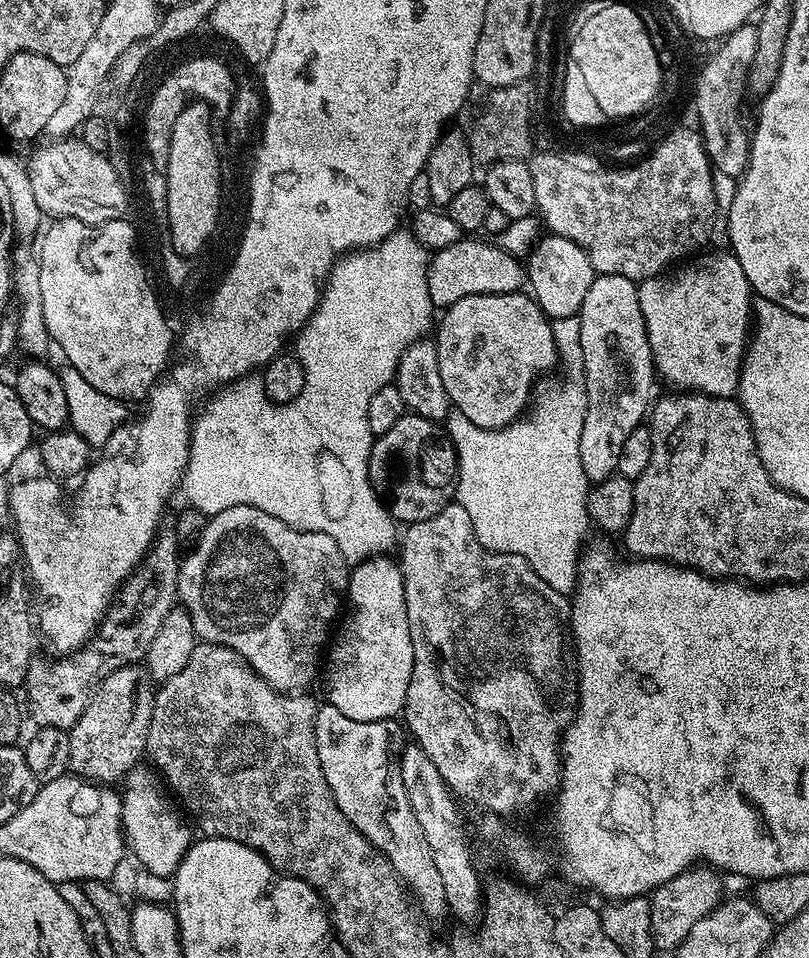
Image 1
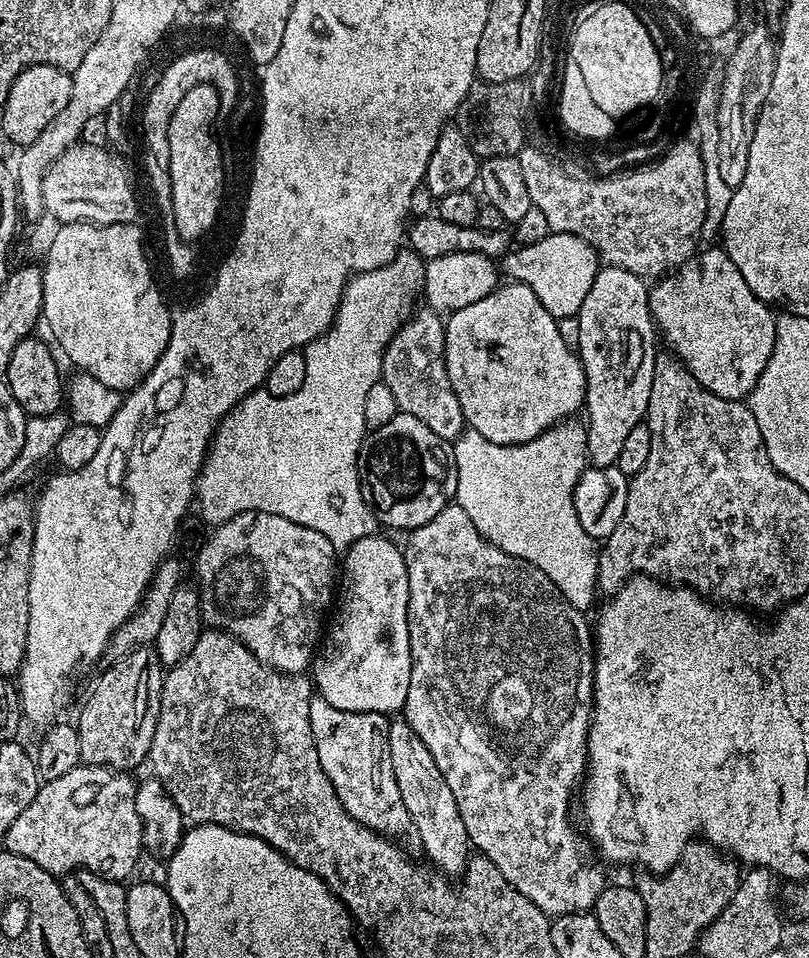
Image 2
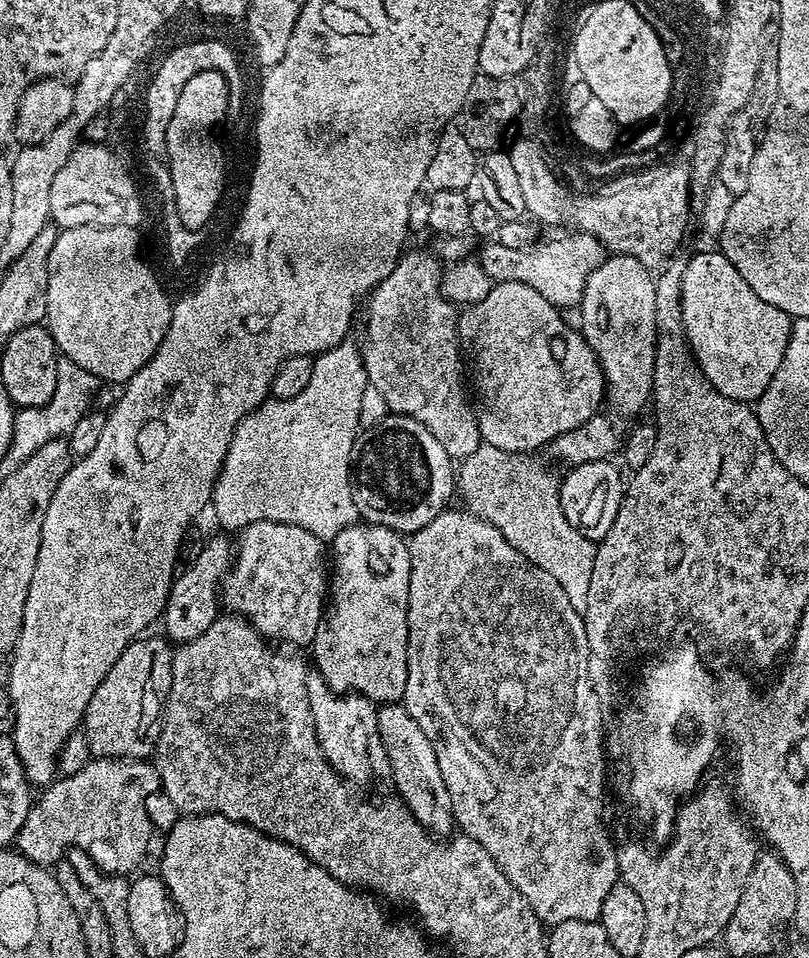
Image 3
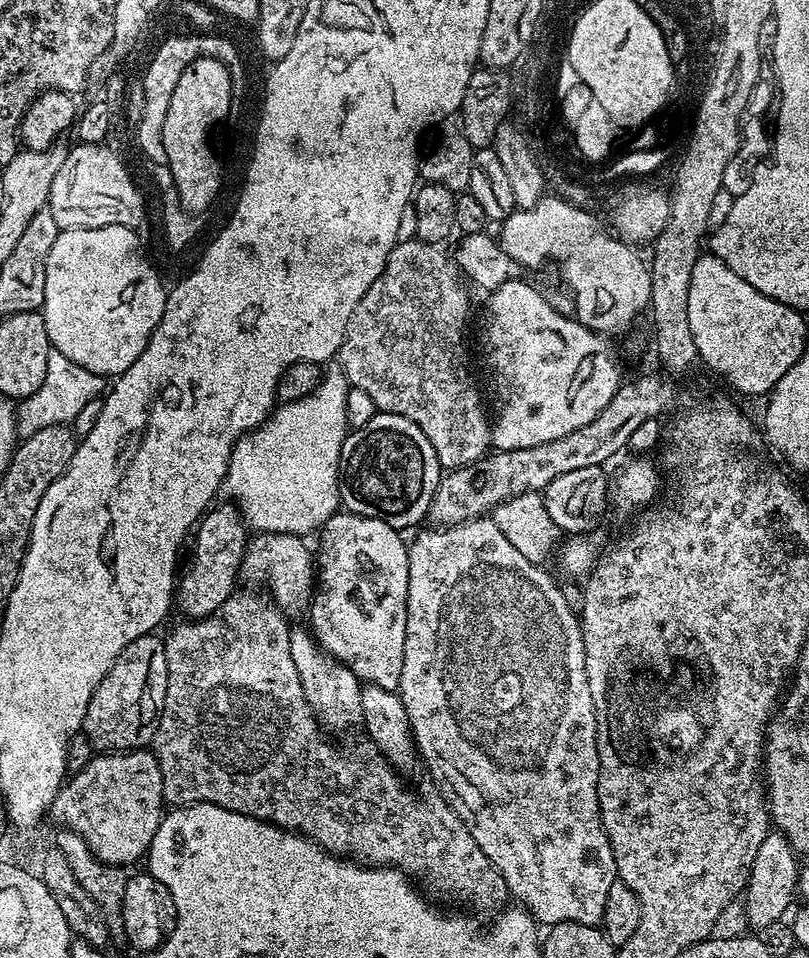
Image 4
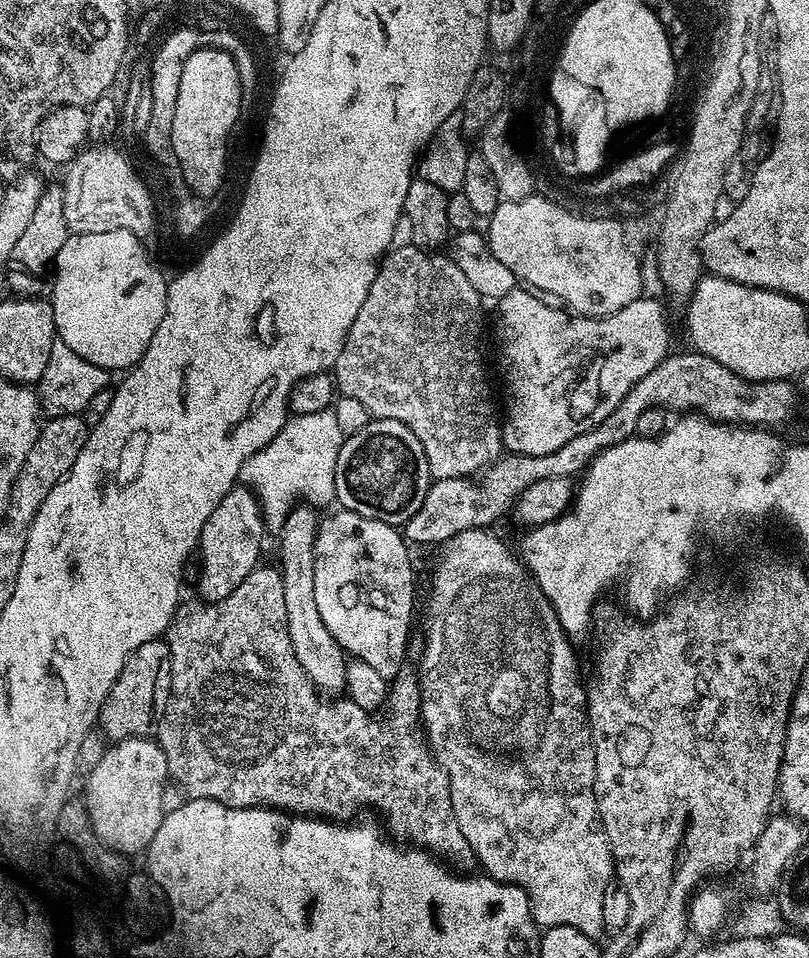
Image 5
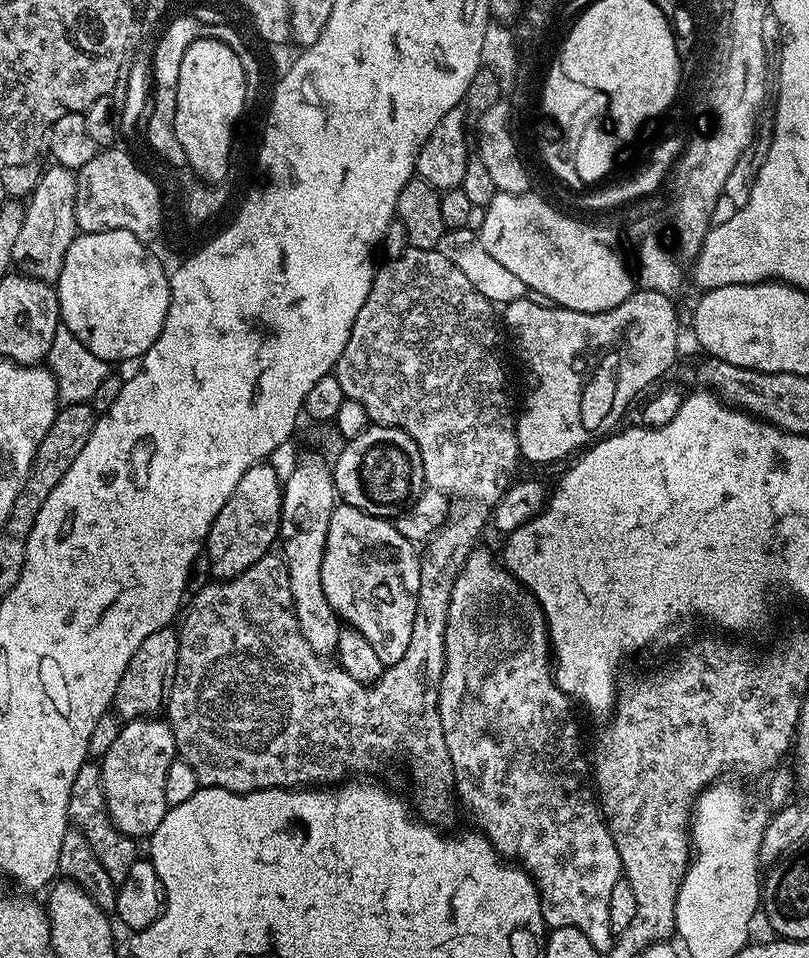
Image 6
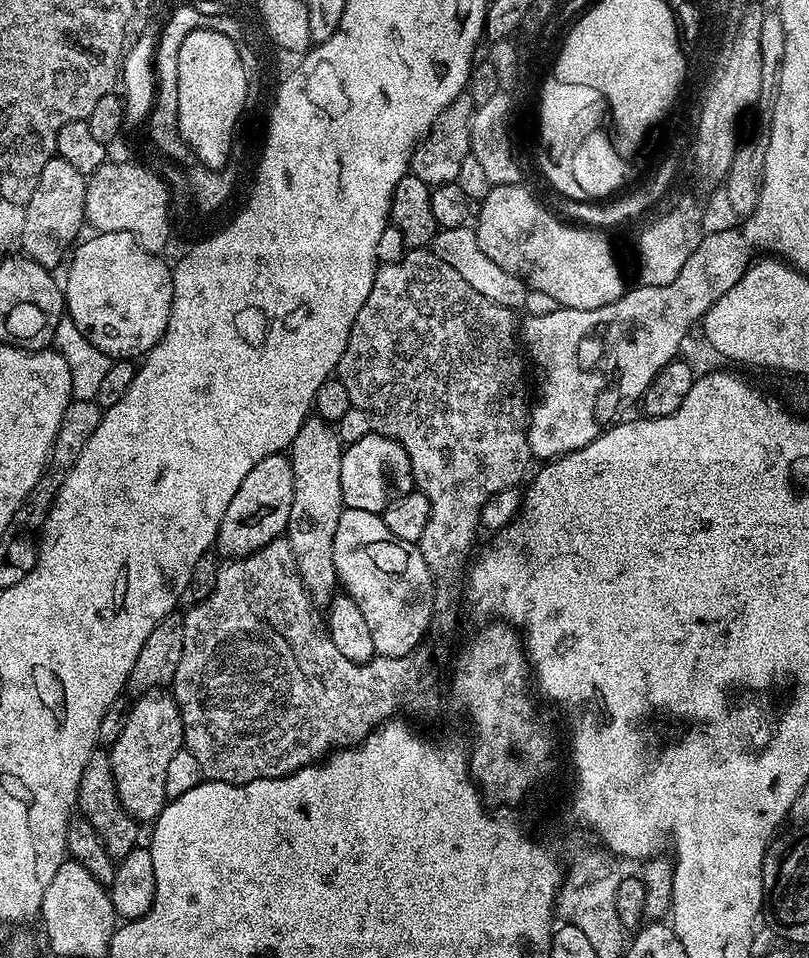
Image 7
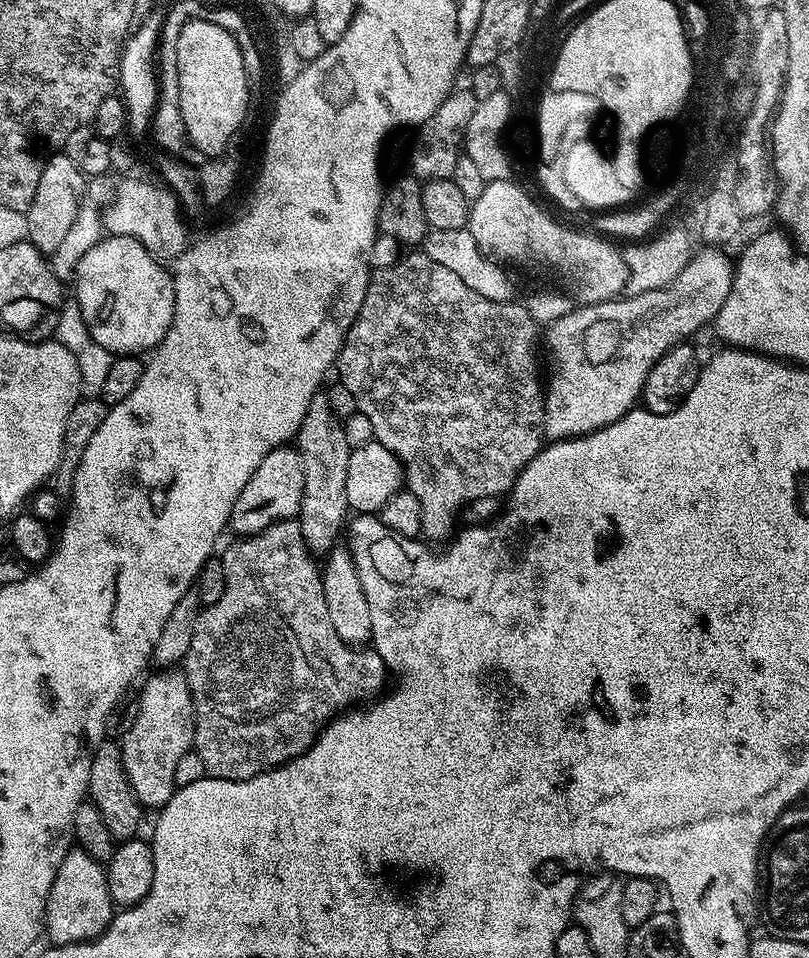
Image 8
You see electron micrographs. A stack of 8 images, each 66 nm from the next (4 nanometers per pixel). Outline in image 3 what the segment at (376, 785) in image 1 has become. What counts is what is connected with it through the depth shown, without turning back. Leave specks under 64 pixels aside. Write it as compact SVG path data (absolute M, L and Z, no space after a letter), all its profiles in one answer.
M315 670L306 678L306 698L314 718L314 730L320 753L328 765L349 785L372 784L375 780L391 777L386 746L378 734L377 705L363 694L339 696L327 676Z

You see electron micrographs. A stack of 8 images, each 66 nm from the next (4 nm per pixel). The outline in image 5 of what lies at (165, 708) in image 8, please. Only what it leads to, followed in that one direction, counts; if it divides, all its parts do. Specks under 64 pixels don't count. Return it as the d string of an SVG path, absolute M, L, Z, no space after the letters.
M131 736L108 747L112 748L87 769L88 813L97 834L112 848L125 854L143 853L166 815L164 791L170 785L166 754L155 739L146 736Z

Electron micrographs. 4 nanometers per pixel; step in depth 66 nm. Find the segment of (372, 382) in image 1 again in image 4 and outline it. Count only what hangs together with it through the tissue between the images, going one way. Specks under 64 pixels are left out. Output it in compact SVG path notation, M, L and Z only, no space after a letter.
M339 370L333 372L325 371L320 378L320 385L314 389L306 398L302 398L298 402L290 402L289 404L280 404L269 415L268 419L258 428L247 432L241 440L234 446L232 457L228 463L228 473L224 476L223 495L230 498L231 503L235 504L240 510L245 523L253 529L262 532L294 532L297 534L305 534L304 532L315 533L324 527L324 523L332 517L335 512L341 511L340 503L340 455L342 454L342 446L344 440L349 434L348 419L346 418L346 398L348 397L348 389L350 385L344 373Z

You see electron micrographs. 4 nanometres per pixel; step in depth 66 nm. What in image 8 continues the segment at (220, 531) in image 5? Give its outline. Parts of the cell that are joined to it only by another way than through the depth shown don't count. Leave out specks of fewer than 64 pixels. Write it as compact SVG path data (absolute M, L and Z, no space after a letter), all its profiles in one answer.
M285 446L270 450L270 454L262 458L262 466L258 466L258 470L250 474L250 482L242 486L242 494L238 494L238 502L234 502L230 521L231 531L236 531L235 535L243 538L266 530L279 520L293 519L299 513L303 489L302 458L295 447Z

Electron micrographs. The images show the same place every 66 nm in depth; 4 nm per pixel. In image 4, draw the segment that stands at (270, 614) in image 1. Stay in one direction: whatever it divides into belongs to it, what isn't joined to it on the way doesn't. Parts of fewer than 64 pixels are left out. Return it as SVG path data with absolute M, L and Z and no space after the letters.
M257 531L249 539L248 552L242 565L245 577L248 575L252 580L268 580L267 591L271 599L288 614L299 608L307 609L314 596L314 552L300 540L303 539L294 532Z

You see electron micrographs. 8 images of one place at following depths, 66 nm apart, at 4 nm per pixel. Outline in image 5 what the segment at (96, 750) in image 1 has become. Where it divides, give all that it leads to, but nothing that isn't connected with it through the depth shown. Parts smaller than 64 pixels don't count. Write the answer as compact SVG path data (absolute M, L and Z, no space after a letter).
M163 639L142 642L130 655L126 666L122 666L122 674L114 682L110 694L100 711L99 731L109 736L109 741L129 740L131 736L151 737L157 731L160 719L164 716L164 707L170 694L170 646Z

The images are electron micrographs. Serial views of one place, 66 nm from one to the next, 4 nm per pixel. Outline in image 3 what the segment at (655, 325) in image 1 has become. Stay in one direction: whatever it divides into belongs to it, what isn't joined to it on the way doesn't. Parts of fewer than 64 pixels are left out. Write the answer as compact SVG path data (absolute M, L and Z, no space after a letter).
M719 250L687 257L680 283L680 310L688 344L710 386L731 400L759 400L782 366L793 317L762 302Z

